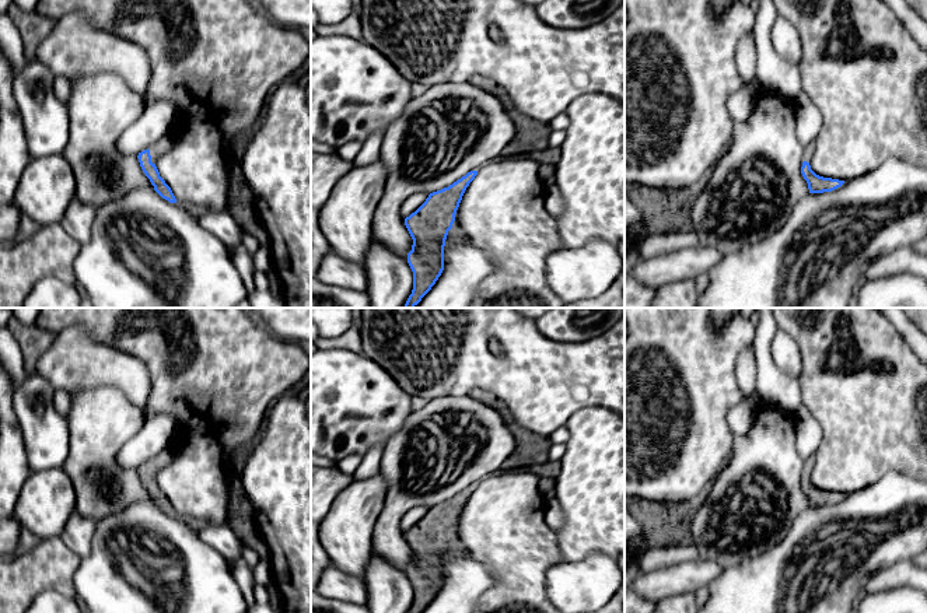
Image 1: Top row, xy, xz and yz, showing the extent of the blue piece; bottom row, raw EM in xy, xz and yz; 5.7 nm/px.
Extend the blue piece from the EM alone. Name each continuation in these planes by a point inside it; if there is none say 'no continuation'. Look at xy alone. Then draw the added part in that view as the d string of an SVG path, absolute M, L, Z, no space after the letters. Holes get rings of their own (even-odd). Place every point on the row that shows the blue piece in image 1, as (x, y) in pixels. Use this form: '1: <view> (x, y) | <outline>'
1: xy (156, 151) | M167 146L150 147L151 162L155 164L158 157L168 151Z

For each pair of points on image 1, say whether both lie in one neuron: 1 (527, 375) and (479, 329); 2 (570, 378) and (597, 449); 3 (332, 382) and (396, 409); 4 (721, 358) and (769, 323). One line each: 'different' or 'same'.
1: same
2: different
3: same
4: different

